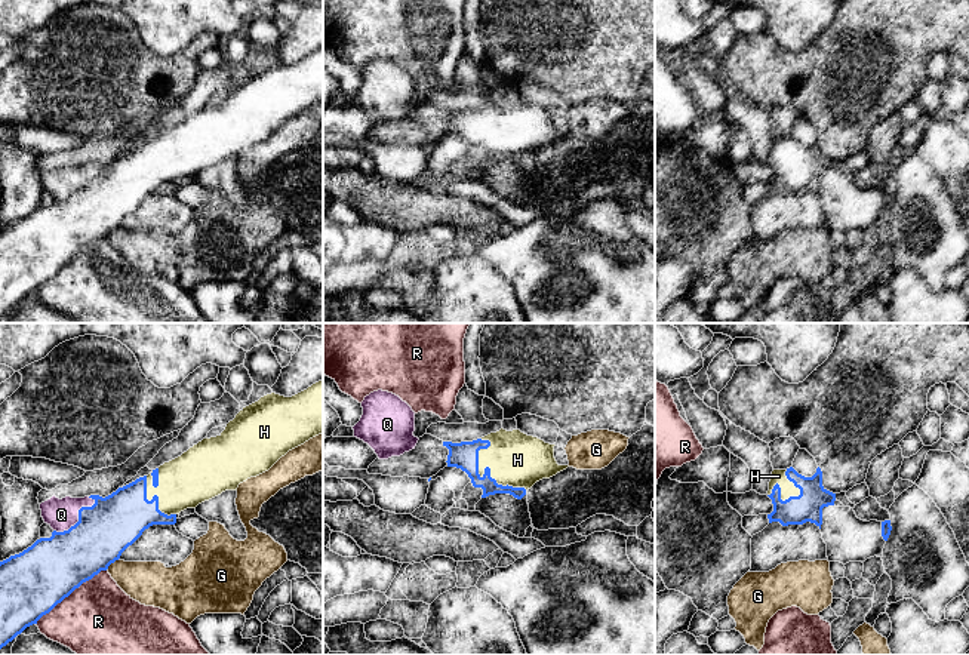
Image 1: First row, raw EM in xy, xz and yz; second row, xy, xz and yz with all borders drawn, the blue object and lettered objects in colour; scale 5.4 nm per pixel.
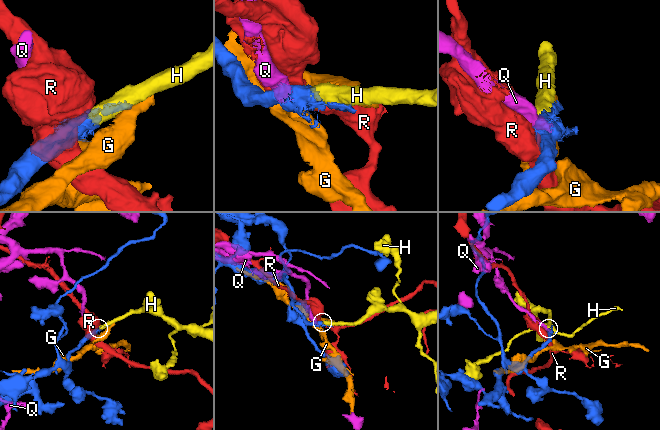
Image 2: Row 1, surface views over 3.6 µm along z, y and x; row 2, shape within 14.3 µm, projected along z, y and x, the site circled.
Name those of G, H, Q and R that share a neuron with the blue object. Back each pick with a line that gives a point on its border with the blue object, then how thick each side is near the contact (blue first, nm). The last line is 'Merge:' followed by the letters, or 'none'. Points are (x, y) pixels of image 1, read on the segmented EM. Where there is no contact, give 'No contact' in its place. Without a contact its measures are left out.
H: Touches blue at xz (485, 471). Thickness 150 nm (blue) against 300 nm
Merge: H

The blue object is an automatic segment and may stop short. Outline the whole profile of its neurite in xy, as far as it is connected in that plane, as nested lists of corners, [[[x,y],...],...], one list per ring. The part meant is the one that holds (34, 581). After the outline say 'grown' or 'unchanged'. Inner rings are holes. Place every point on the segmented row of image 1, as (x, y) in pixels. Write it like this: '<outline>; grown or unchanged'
[[[323,379],[292,397],[267,394],[243,408],[219,436],[203,439],[181,456],[105,498],[90,495],[95,504],[81,507],[79,522],[68,531],[53,531],[50,538],[40,538],[22,553],[0,562],[0,649],[83,582],[107,571],[145,529],[175,525],[181,511],[225,491],[237,491],[240,483],[268,471],[289,450],[322,433]]]; grown

